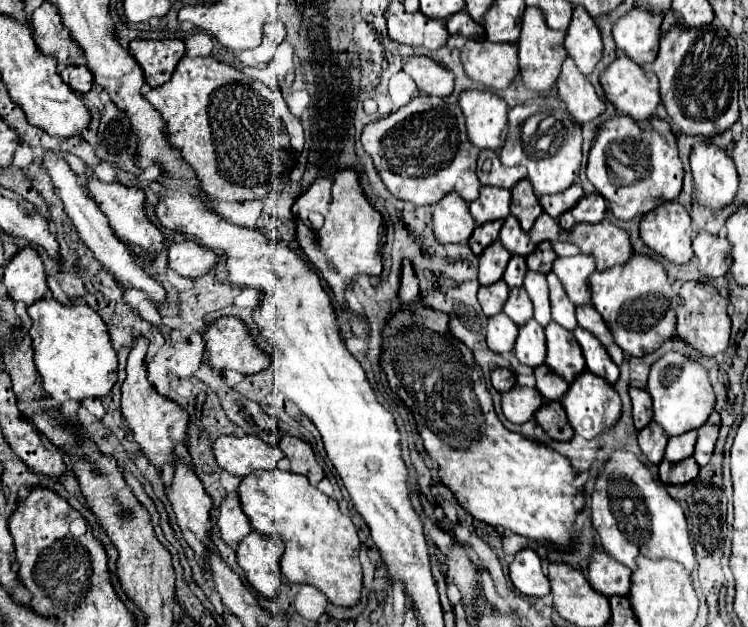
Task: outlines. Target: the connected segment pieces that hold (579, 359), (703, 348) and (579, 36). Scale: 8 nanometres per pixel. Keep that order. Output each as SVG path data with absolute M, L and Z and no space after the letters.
M551 322L545 328L547 336L547 358L545 364L561 376L565 382L573 382L585 370L585 358L573 332L567 332L559 324Z
M685 282L679 298L679 306L675 308L677 338L707 358L715 358L719 352L725 352L729 348L731 320L727 316L727 302L719 296L719 292L711 284Z
M585 8L573 10L573 20L565 36L565 50L569 56L573 56L579 72L585 76L589 76L595 70L597 62L603 56L599 28L589 16L589 12L585 12Z

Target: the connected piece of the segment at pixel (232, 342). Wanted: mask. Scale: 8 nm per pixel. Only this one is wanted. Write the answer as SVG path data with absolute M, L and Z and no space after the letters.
M237 316L217 318L207 328L203 338L205 338L203 362L209 364L211 368L227 368L227 370L235 370L235 372L241 372L241 374L257 374L257 372L271 366L271 356L255 344L255 340L249 334L247 324Z

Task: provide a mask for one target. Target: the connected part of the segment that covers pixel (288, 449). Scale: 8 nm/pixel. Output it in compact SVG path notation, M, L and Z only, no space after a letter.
M285 436L279 442L279 446L281 446L283 454L289 458L291 470L295 474L307 476L313 486L317 486L319 480L323 480L323 470L317 464L315 454L313 454L313 450L311 450L311 446L307 442L303 442L299 438L293 438L293 436Z

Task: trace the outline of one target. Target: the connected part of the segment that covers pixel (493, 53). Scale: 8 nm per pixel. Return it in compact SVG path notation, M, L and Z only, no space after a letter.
M467 40L461 52L461 64L473 82L493 90L505 90L519 74L515 44Z

